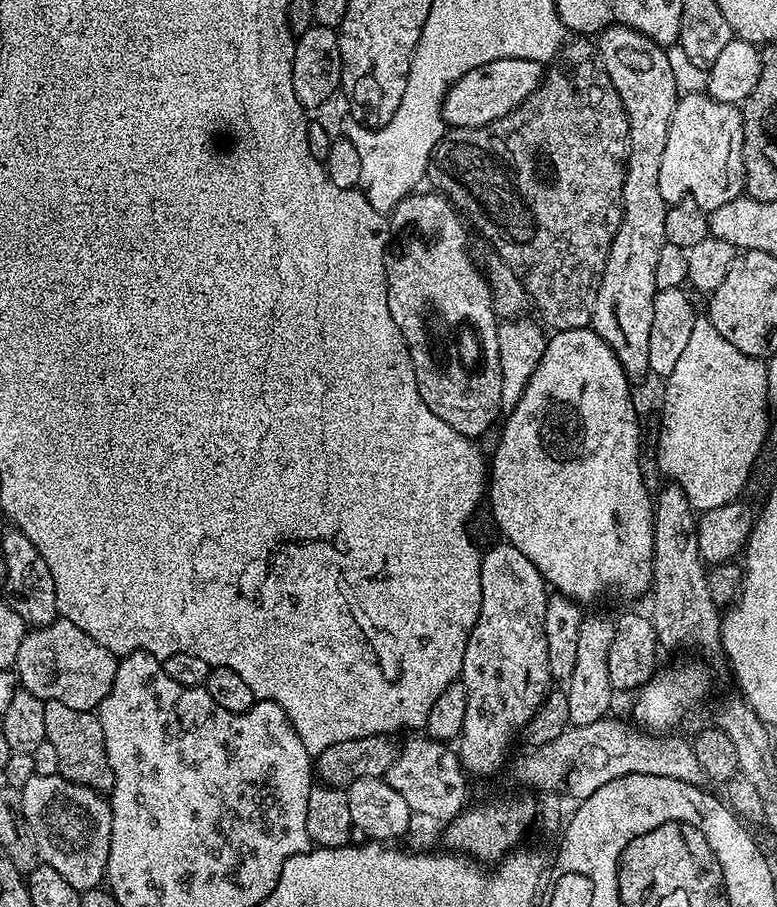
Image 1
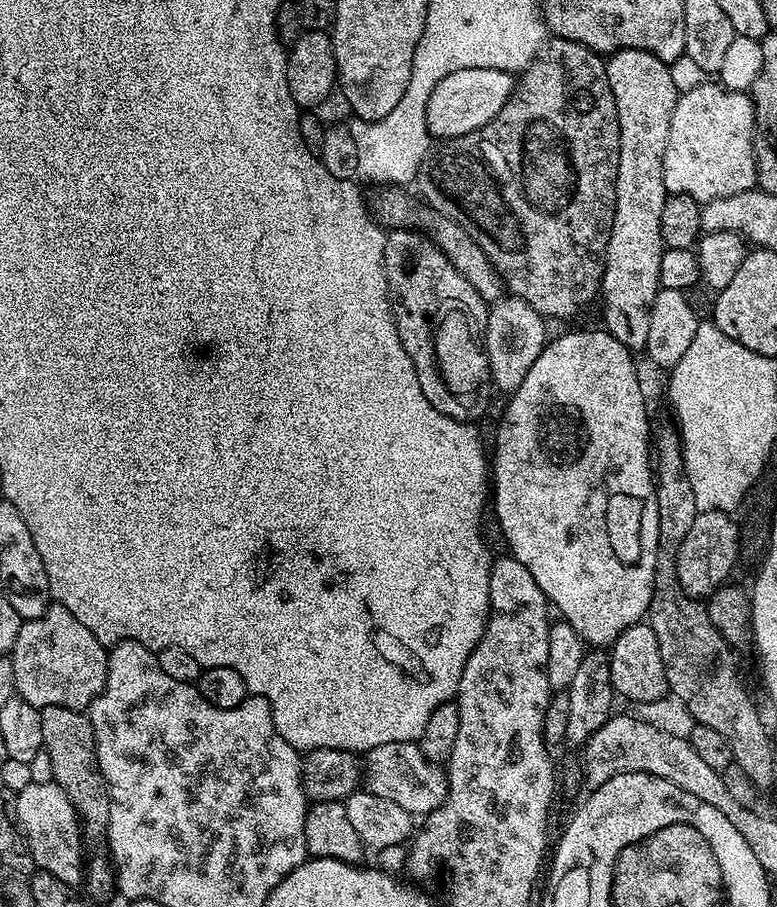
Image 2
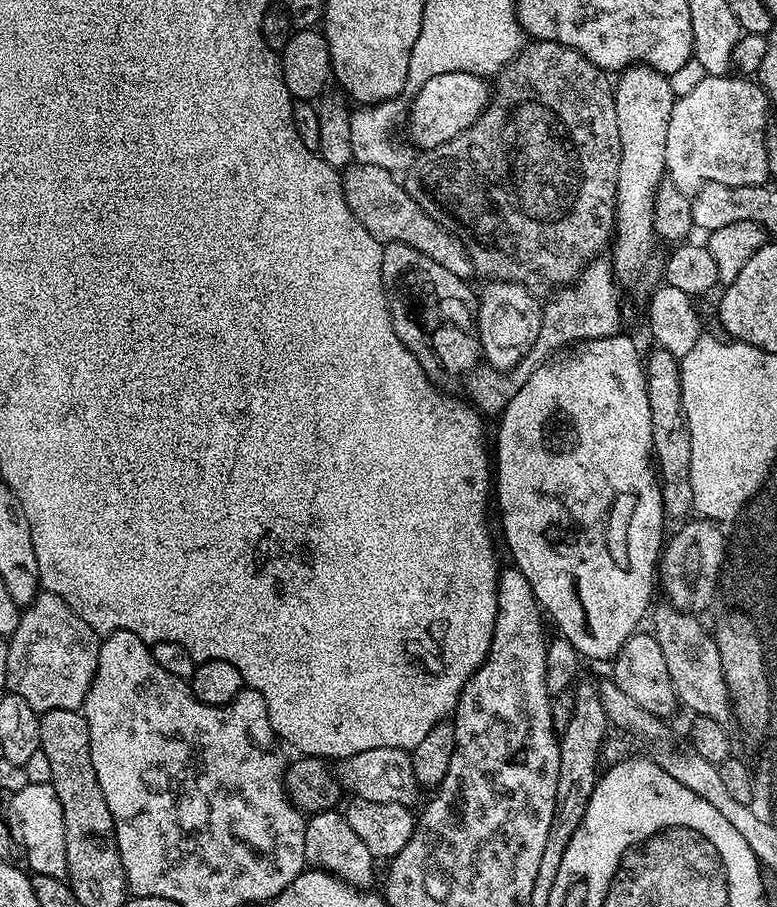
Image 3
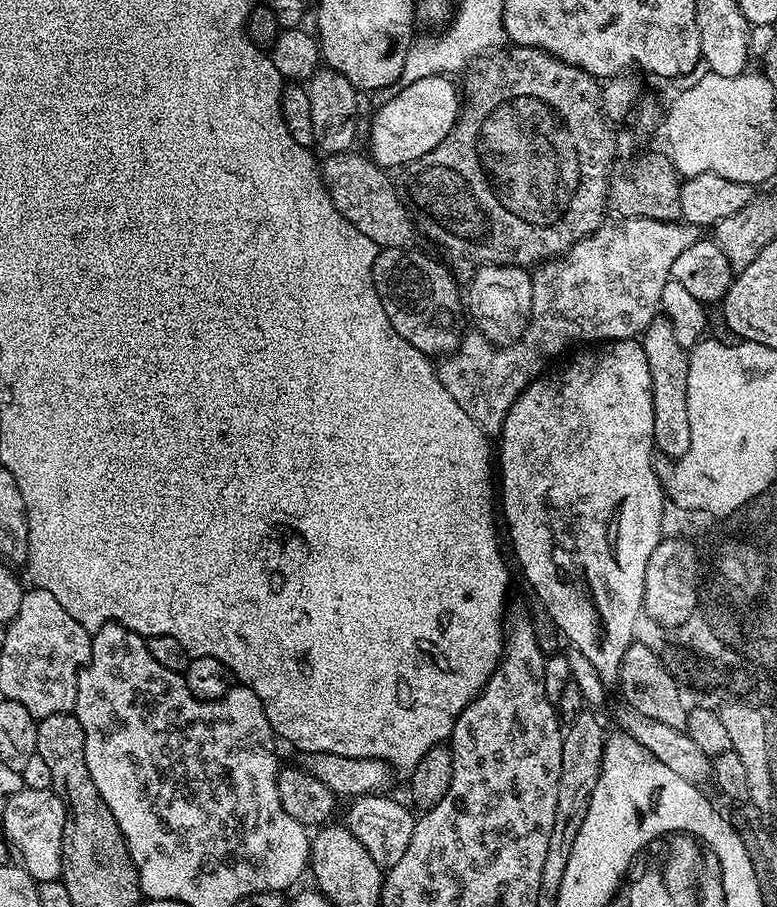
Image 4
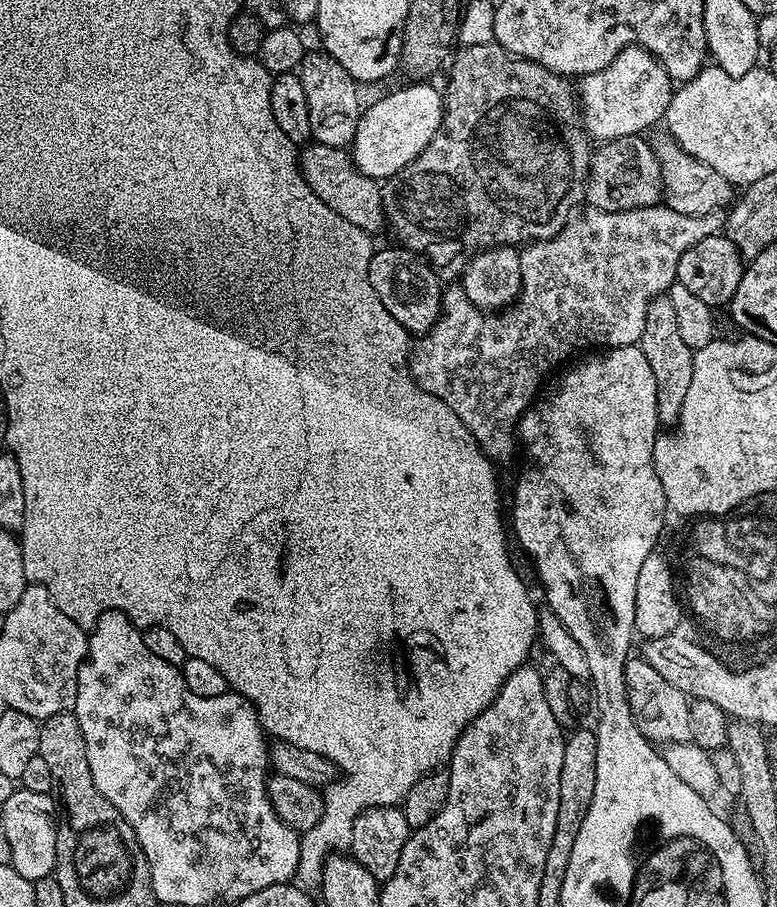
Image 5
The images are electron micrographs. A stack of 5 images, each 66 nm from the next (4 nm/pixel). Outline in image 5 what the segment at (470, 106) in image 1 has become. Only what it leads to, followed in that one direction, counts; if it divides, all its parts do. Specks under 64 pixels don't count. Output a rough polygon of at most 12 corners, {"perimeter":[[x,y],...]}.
{"perimeter":[[408,82],[361,111],[352,161],[383,182],[430,146],[444,98]]}

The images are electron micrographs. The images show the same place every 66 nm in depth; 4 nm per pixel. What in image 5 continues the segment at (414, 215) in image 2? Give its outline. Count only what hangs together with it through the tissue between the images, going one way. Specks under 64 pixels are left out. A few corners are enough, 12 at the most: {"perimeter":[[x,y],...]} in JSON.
{"perimeter":[[310,142],[300,173],[331,212],[369,234],[384,194],[345,147]]}

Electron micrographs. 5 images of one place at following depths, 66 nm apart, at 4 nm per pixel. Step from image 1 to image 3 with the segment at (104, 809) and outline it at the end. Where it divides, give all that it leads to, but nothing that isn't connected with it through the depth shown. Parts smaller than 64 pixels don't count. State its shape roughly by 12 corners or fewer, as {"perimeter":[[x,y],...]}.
{"perimeter":[[51,784],[12,793],[8,825],[27,867],[67,880],[62,802]]}

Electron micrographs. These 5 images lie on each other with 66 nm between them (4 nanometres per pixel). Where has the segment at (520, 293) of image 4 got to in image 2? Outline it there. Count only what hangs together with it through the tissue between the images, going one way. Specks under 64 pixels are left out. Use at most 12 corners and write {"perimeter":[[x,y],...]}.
{"perimeter":[[508,294],[491,305],[484,351],[497,393],[522,386],[545,317]]}

